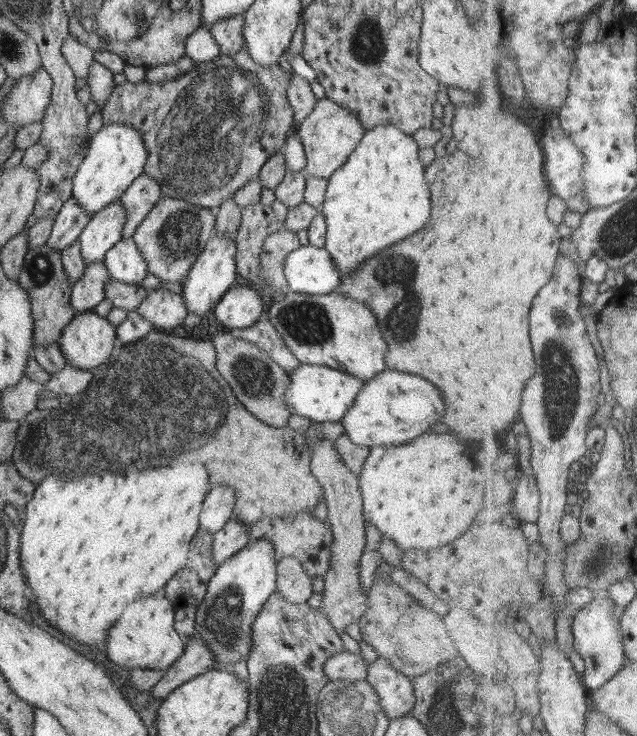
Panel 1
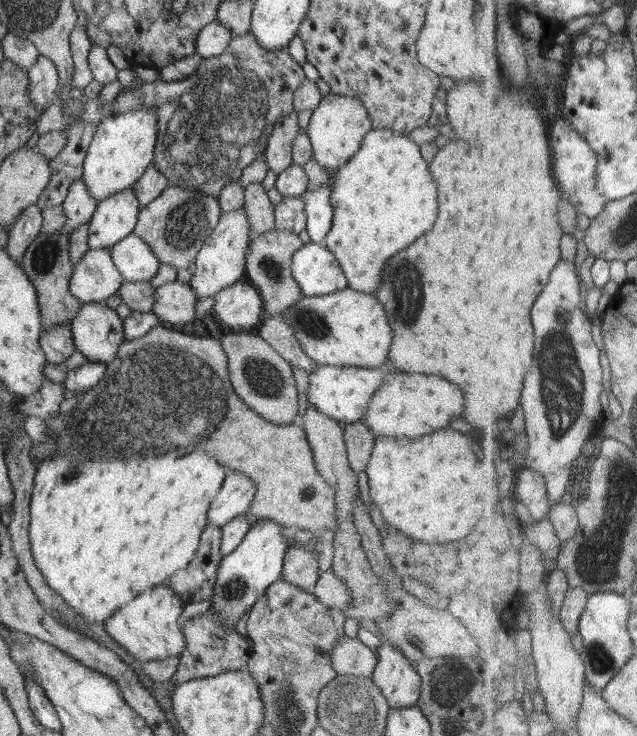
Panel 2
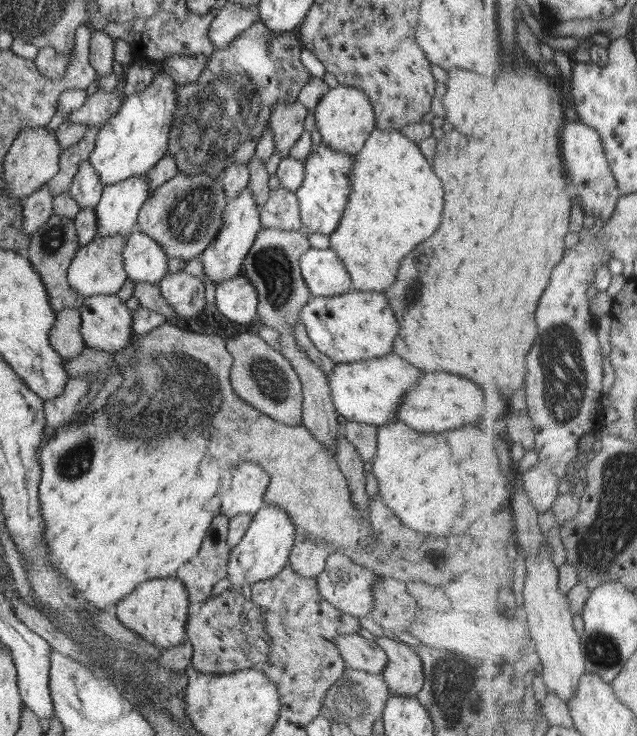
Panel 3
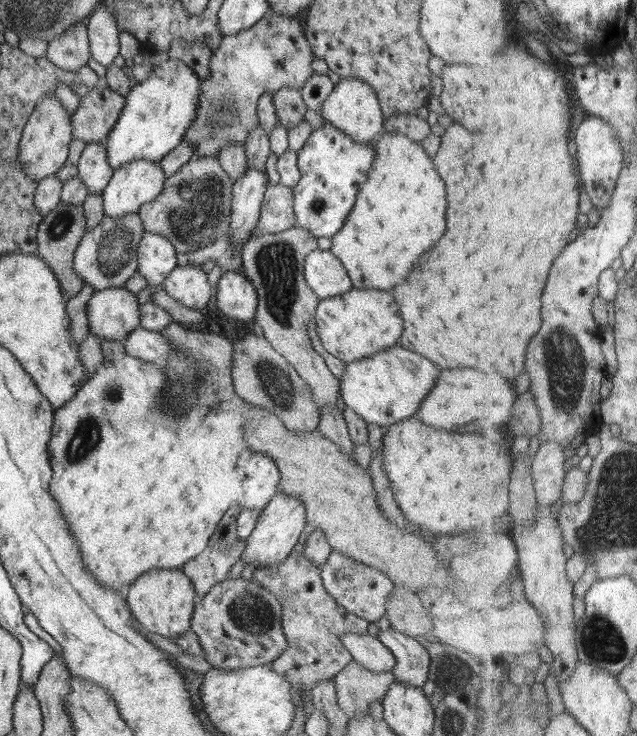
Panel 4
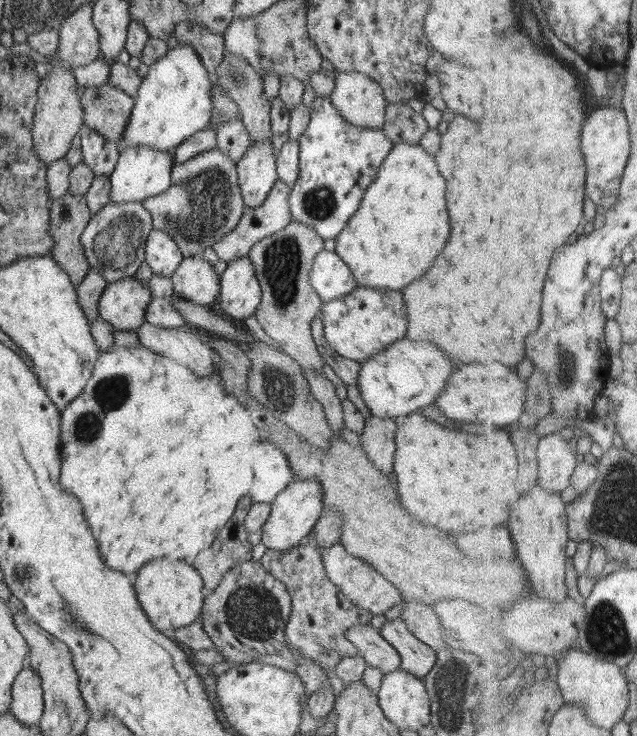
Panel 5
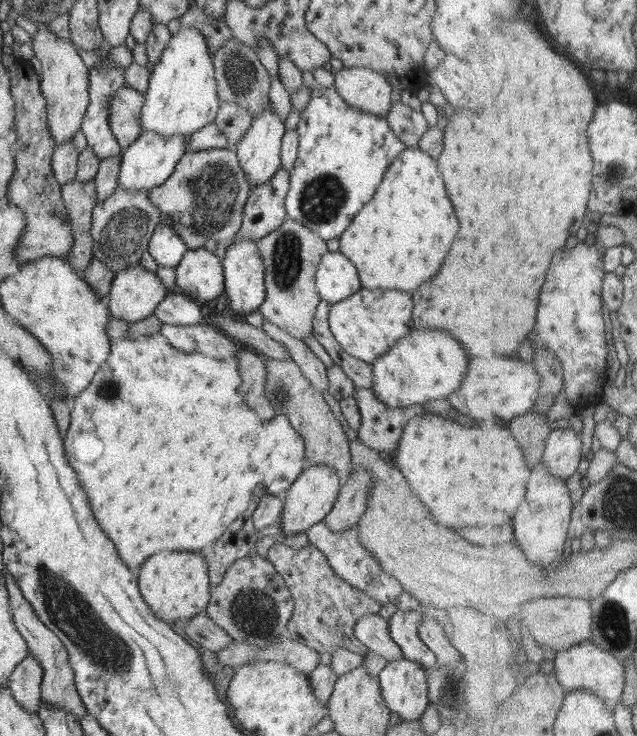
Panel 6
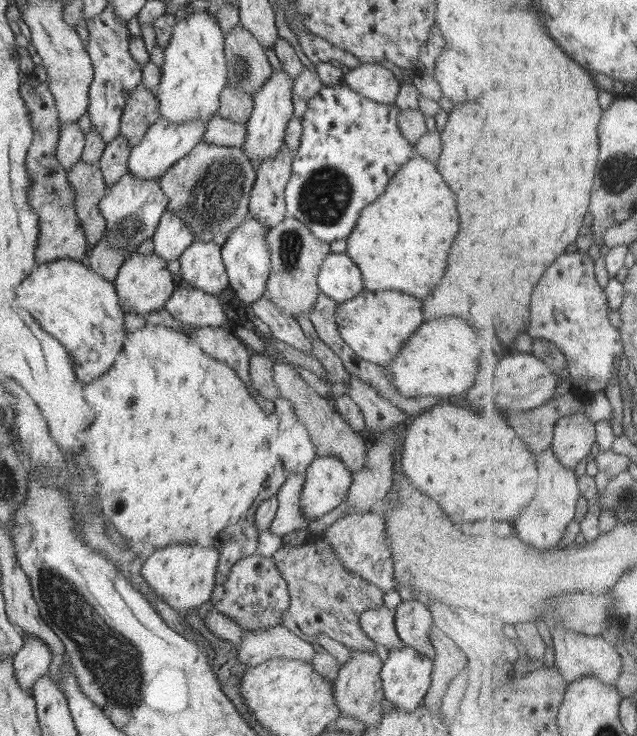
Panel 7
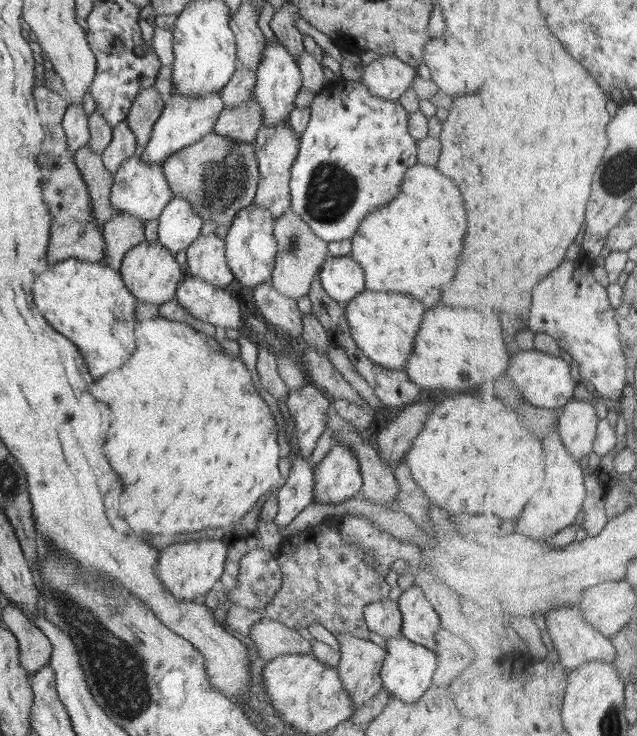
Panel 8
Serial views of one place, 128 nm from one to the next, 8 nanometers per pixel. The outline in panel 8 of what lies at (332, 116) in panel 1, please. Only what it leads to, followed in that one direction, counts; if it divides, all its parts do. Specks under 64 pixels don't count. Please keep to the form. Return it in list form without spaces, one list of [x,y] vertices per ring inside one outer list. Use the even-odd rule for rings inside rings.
[[[381,55],[372,64],[363,66],[360,81],[374,96],[397,101],[411,87],[416,75],[417,69],[396,55]]]

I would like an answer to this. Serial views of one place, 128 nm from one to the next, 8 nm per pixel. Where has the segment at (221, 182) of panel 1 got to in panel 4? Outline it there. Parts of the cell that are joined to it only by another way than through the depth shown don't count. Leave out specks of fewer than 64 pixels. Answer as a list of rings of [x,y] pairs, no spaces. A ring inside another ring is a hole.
[[[269,9],[254,26],[234,34],[224,35],[221,38],[220,46],[213,51],[210,76],[201,80],[196,121],[192,123],[192,127],[186,131],[186,135],[182,139],[182,142],[188,142],[194,146],[195,153],[190,160],[218,156],[218,152],[226,144],[238,144],[238,146],[244,147],[250,132],[259,122],[258,100],[262,93],[274,94],[282,87],[301,89],[315,72],[311,65],[315,57],[298,17],[283,15],[274,9]]]

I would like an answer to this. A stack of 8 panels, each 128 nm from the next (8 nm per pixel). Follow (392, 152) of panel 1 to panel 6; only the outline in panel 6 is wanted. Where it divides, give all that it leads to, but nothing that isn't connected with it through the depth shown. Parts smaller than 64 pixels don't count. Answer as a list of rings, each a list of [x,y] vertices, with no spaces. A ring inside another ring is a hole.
[[[418,147],[405,148],[386,169],[382,183],[374,196],[354,216],[350,226],[340,237],[341,254],[347,256],[357,268],[361,288],[416,290],[438,272],[450,244],[458,232],[458,218],[444,188],[444,181],[438,178],[437,159],[427,156]]]

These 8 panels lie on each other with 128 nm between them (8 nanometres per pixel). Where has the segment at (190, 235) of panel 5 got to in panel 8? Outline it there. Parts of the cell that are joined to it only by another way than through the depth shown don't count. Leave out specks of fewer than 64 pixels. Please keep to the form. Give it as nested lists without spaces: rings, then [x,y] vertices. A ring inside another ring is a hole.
[[[209,133],[202,140],[172,153],[163,164],[166,182],[170,185],[174,197],[182,197],[191,202],[192,208],[203,218],[213,220],[217,226],[231,226],[235,214],[245,206],[253,202],[260,174],[258,169],[255,146],[252,143],[244,143],[219,134]]]

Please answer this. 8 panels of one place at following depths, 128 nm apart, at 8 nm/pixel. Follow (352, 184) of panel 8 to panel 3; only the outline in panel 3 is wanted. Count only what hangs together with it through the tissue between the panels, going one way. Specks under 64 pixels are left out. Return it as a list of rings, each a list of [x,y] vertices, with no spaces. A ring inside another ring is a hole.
[[[326,144],[318,148],[303,160],[305,164],[304,182],[295,192],[299,202],[299,215],[302,230],[314,234],[332,234],[338,228],[343,212],[351,193],[352,169],[354,169],[355,155],[336,152]]]

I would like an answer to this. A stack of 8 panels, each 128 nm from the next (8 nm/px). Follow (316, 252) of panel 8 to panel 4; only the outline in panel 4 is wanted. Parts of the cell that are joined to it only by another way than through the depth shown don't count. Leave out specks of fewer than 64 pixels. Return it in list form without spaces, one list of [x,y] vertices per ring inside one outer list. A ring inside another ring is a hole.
[[[294,226],[292,228],[287,228],[282,232],[278,232],[275,234],[266,234],[260,237],[256,237],[254,239],[250,239],[242,249],[242,268],[240,269],[251,281],[252,284],[256,287],[256,292],[258,295],[258,304],[257,311],[255,314],[254,322],[258,323],[258,326],[262,328],[263,335],[268,343],[271,344],[272,347],[275,348],[294,368],[298,371],[299,376],[301,376],[305,380],[305,385],[310,388],[310,394],[315,398],[317,405],[319,406],[319,412],[321,416],[321,408],[324,405],[336,405],[336,399],[339,395],[339,383],[340,379],[337,376],[332,374],[332,371],[328,368],[328,365],[325,363],[325,360],[318,354],[311,343],[311,338],[308,336],[308,323],[313,320],[315,317],[316,307],[319,303],[319,298],[316,296],[316,293],[307,285],[304,269],[305,269],[305,258],[308,254],[316,251],[318,249],[318,238],[315,237],[308,229],[305,229],[302,226]]]

